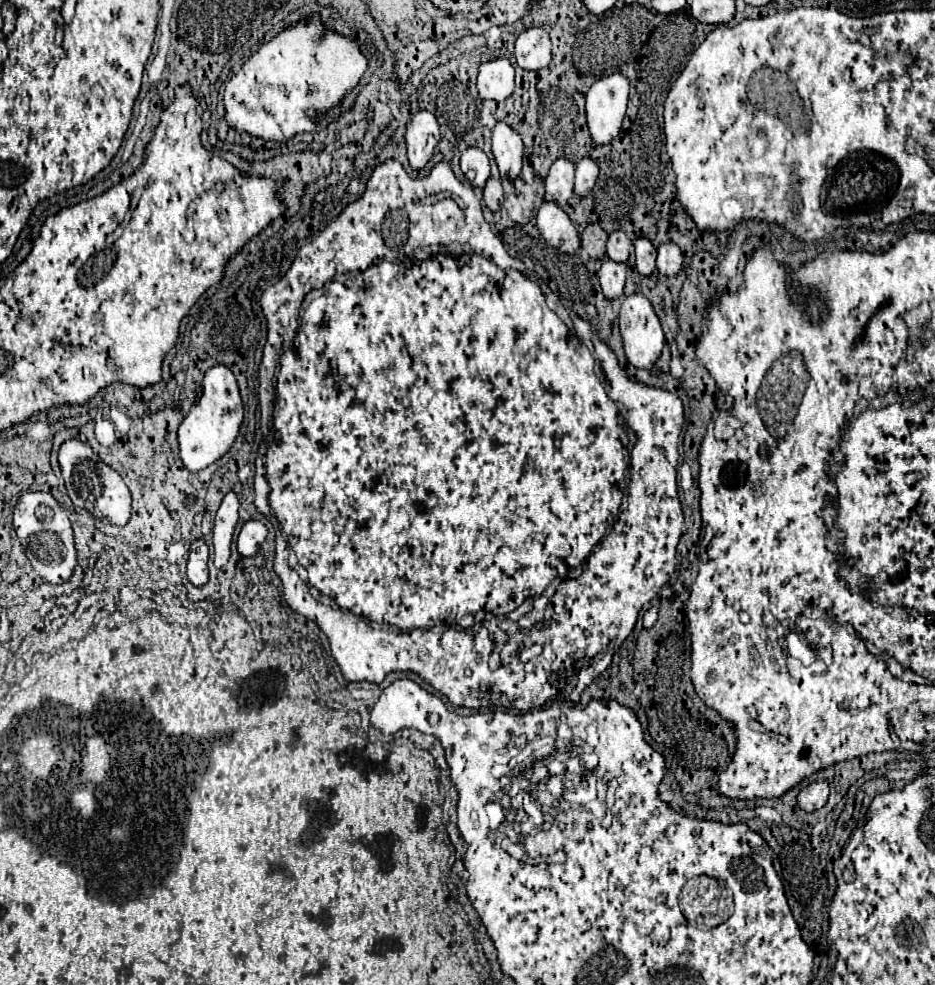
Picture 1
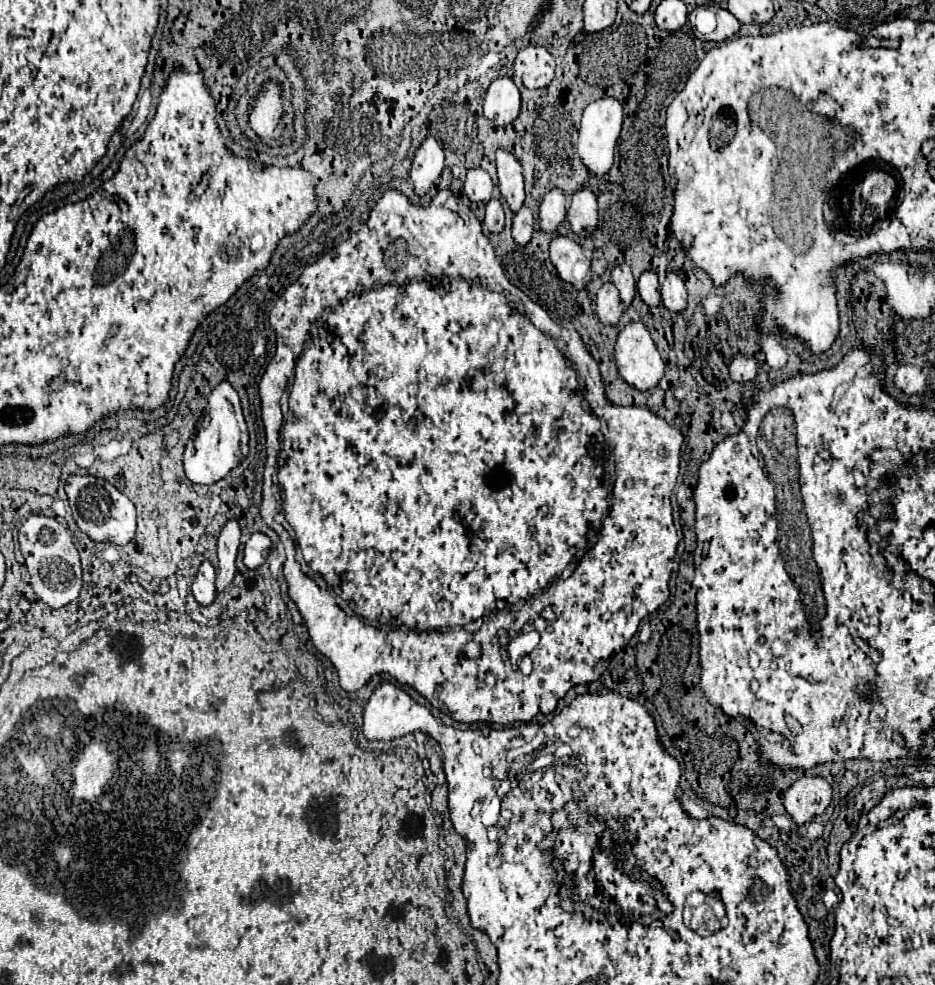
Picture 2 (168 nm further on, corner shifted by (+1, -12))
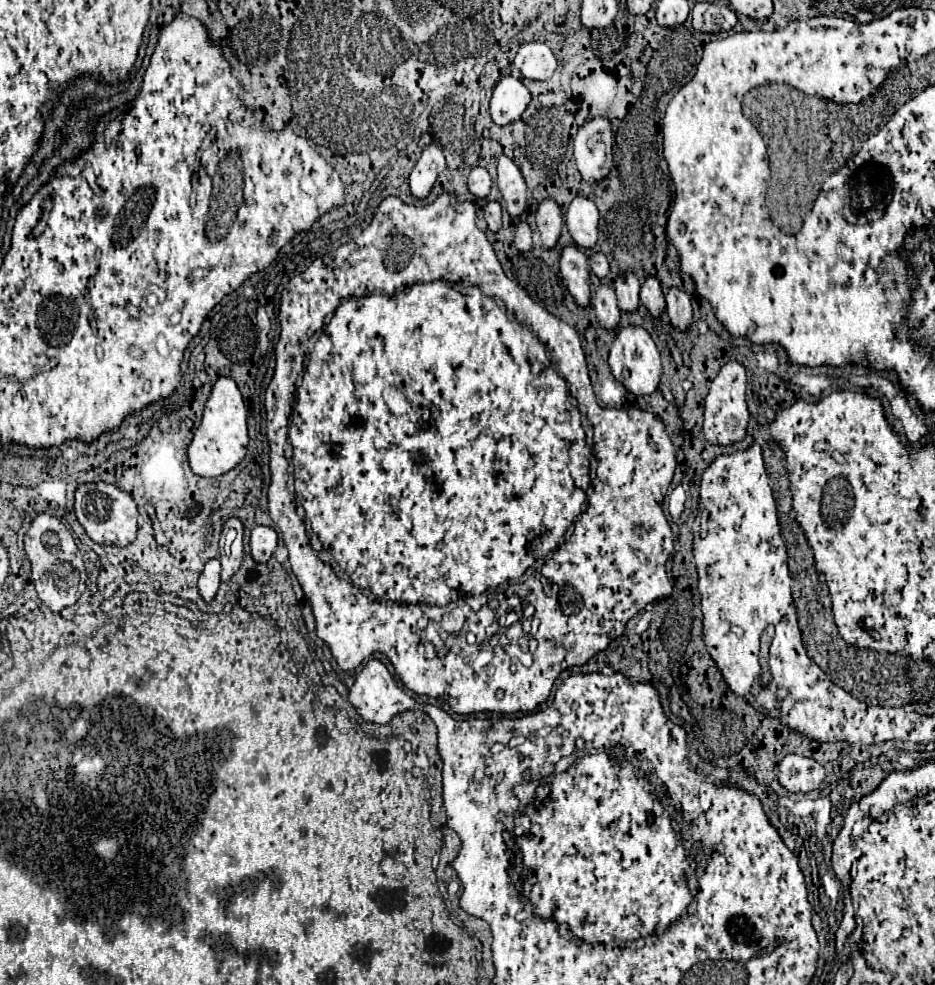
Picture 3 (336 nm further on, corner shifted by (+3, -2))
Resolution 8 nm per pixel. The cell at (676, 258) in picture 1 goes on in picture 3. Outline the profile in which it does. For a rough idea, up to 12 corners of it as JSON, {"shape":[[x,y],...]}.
{"shape":[[672,287],[666,293],[666,313],[678,329],[692,323],[686,291]]}

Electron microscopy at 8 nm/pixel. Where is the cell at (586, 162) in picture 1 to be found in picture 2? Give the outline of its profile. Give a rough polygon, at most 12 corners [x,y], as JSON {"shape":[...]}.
{"shape":[[574,193],[566,217],[576,235],[598,223],[596,195]]}

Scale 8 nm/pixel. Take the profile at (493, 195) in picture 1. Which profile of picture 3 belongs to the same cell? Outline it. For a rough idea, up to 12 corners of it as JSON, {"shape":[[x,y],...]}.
{"shape":[[488,201],[484,217],[488,229],[500,229],[500,203]]}

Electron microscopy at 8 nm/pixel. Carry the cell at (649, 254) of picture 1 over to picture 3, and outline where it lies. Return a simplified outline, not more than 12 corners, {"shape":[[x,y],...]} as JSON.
{"shape":[[646,277],[640,303],[652,317],[666,309],[660,281]]}

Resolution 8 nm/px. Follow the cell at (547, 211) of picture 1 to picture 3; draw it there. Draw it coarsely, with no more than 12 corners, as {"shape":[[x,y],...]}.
{"shape":[[564,245],[560,275],[578,305],[590,303],[588,257]]}

